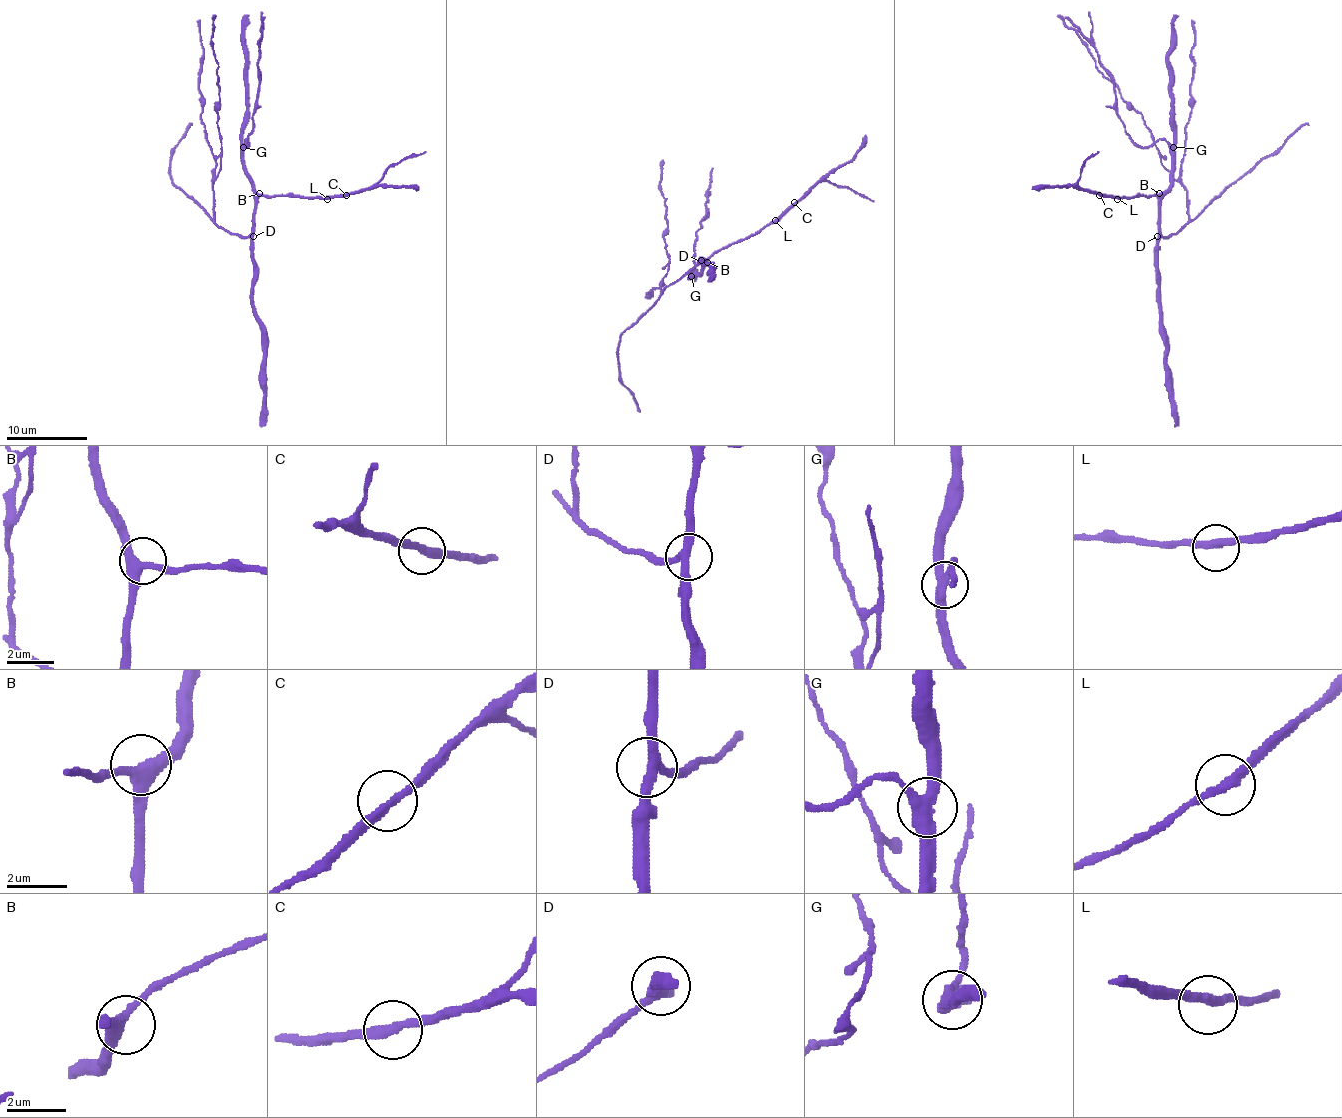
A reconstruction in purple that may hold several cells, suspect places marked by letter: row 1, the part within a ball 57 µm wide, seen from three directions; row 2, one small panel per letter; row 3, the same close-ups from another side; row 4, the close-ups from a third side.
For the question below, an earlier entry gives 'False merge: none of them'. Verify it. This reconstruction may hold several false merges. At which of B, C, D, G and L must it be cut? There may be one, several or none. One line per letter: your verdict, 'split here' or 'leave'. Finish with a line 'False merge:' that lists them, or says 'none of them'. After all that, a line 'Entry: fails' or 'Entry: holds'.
B: leave
C: leave
D: leave
G: leave
L: leave
False merge: none of them
Entry: holds

